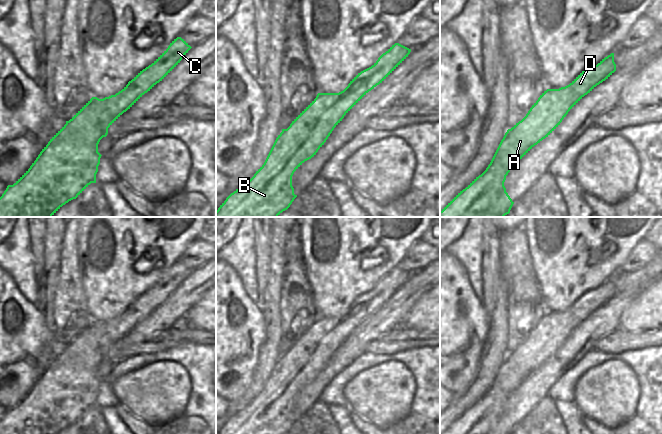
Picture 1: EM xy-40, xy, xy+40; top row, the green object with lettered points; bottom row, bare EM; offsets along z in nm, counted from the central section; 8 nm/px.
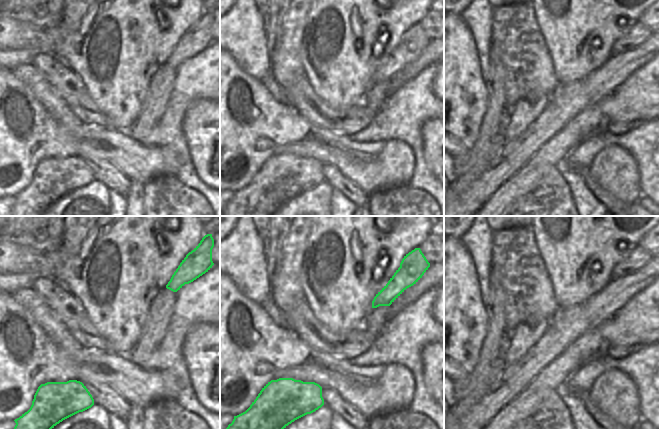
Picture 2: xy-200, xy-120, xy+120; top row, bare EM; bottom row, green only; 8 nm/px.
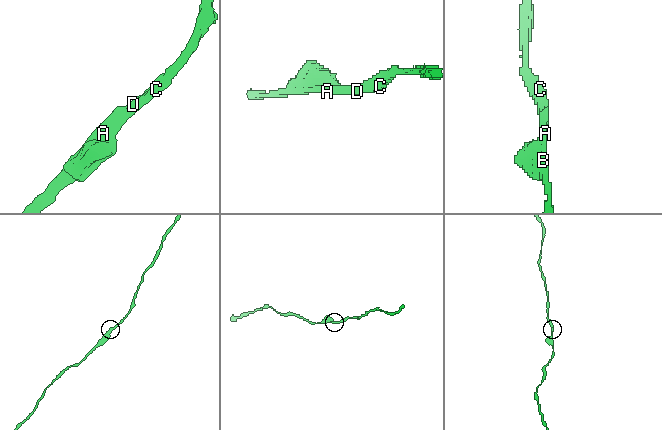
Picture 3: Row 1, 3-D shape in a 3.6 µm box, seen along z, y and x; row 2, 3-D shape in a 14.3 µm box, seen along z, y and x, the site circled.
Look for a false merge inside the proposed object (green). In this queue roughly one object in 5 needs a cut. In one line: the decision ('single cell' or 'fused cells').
single cell

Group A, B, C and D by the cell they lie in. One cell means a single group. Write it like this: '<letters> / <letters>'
A B C D

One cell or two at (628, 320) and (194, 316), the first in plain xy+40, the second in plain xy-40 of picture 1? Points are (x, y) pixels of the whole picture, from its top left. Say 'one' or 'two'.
one

